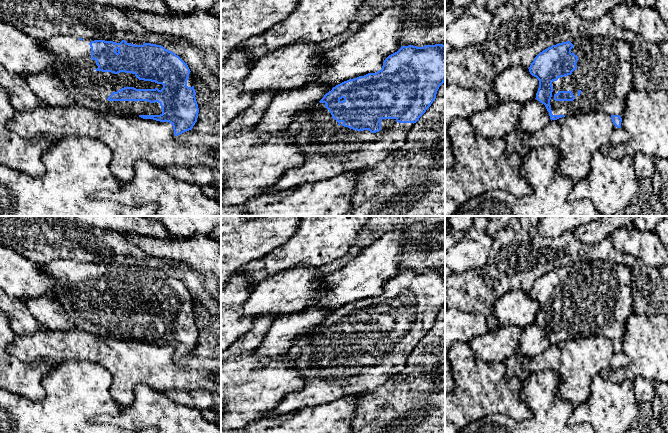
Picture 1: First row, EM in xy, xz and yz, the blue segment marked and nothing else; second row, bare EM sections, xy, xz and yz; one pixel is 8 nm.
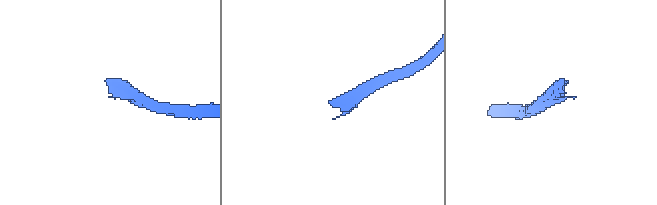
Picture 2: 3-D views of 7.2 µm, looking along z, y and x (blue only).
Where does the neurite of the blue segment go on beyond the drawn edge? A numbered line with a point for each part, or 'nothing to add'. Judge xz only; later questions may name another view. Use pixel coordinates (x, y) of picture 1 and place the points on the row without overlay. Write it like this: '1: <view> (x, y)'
1: xz (330, 373)

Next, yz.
1: yz (604, 298)

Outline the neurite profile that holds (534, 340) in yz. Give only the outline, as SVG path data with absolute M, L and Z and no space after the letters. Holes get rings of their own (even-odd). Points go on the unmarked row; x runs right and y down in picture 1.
M534 323L523 330L519 353L533 358L543 353L550 345L545 329Z

